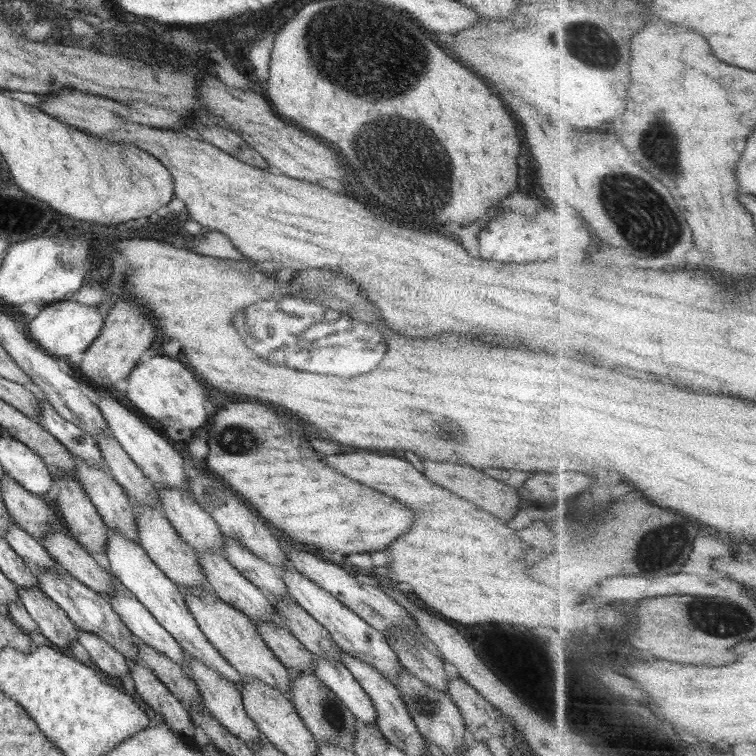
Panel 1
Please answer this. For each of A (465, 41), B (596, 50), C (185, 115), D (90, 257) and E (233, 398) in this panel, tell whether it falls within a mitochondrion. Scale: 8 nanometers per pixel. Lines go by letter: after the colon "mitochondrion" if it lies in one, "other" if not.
A: other
B: mitochondrion
C: other
D: mitochondrion
E: other

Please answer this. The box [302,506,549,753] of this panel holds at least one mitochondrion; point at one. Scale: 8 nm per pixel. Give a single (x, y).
(333, 715)

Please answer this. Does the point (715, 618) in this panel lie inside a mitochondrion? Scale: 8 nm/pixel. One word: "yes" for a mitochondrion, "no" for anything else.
yes

